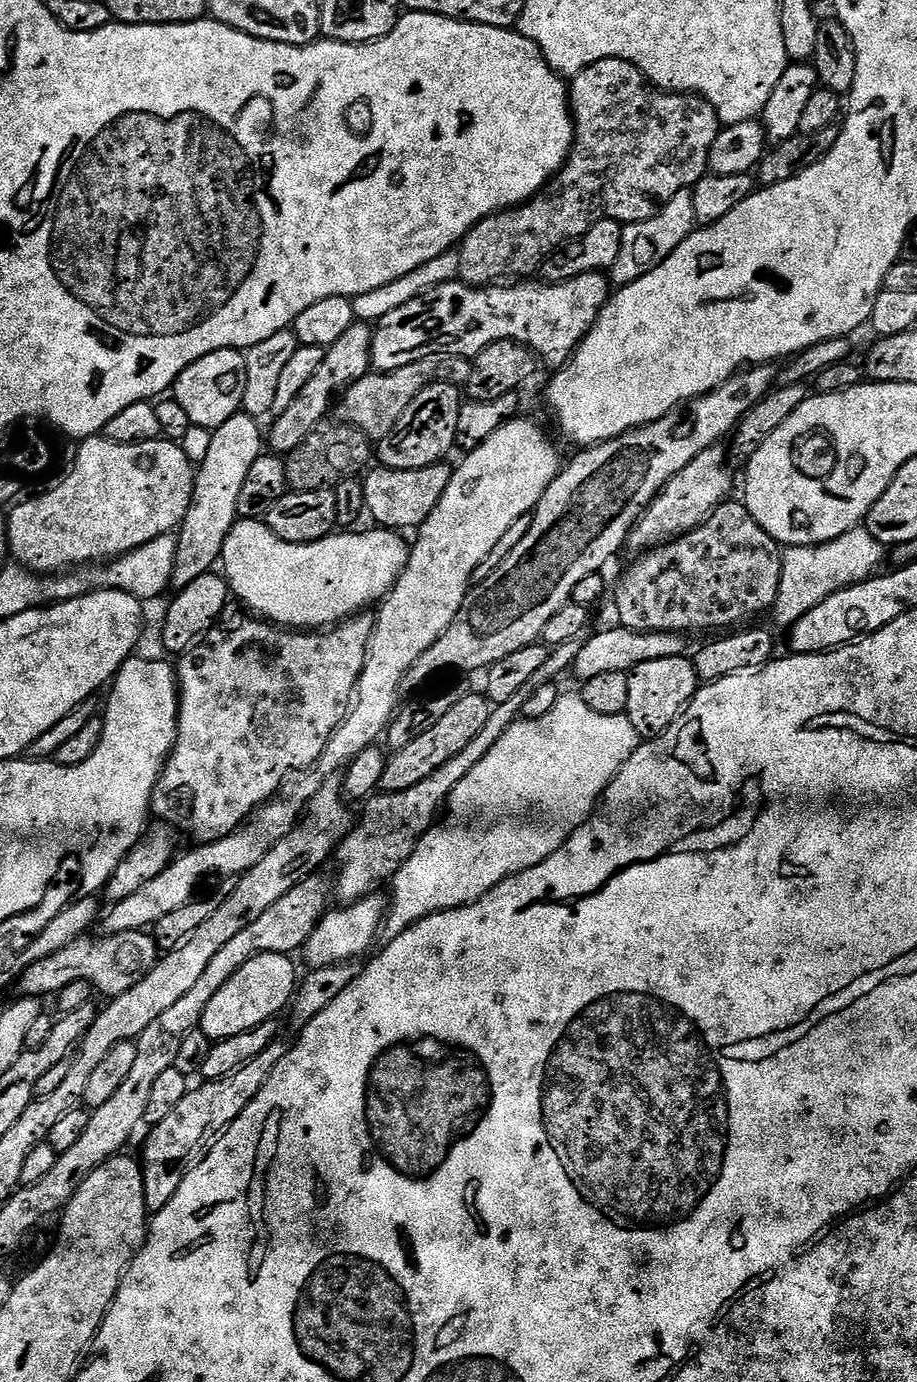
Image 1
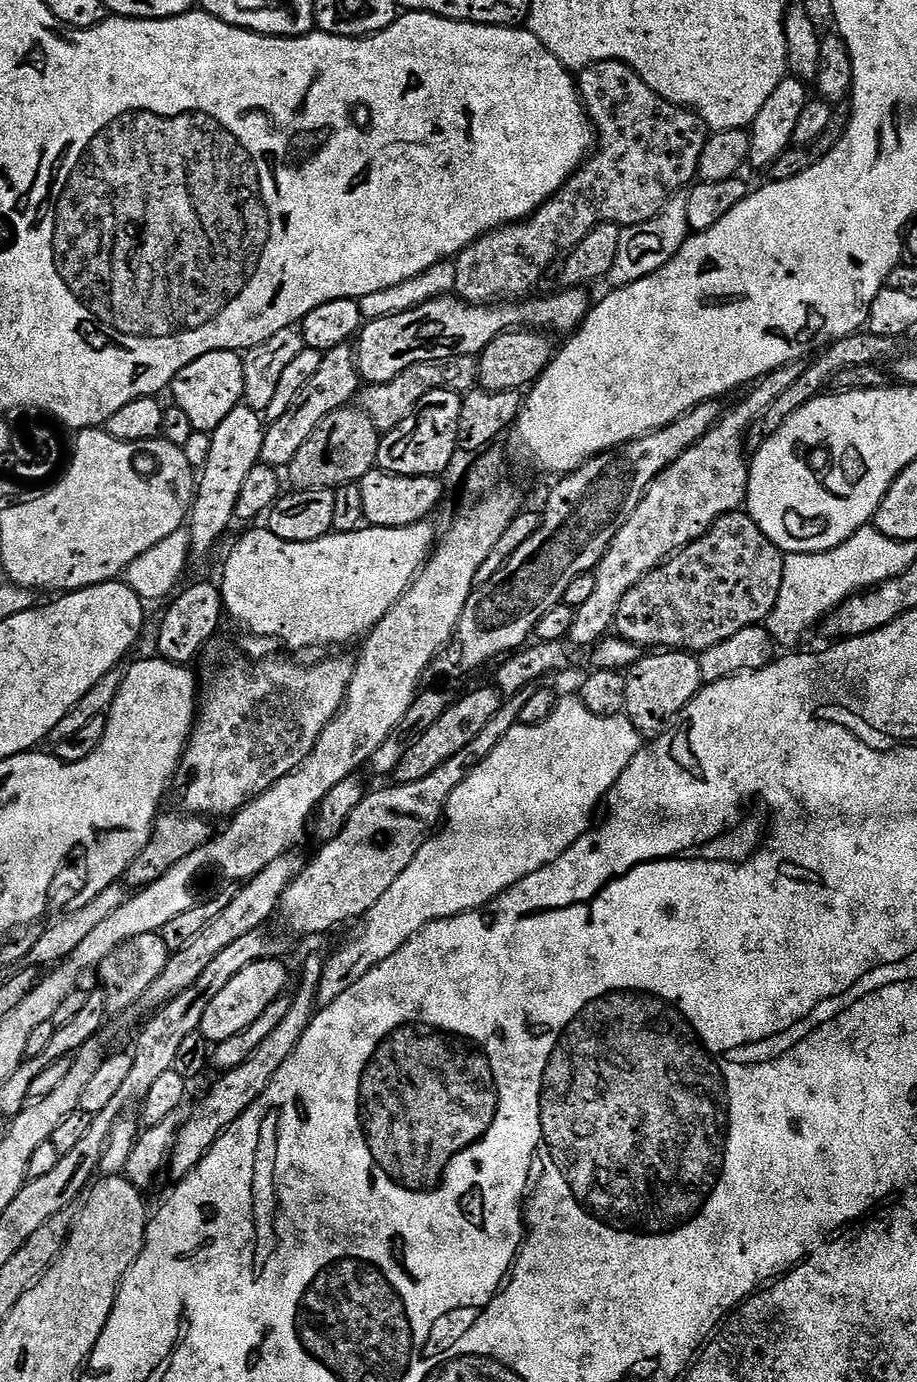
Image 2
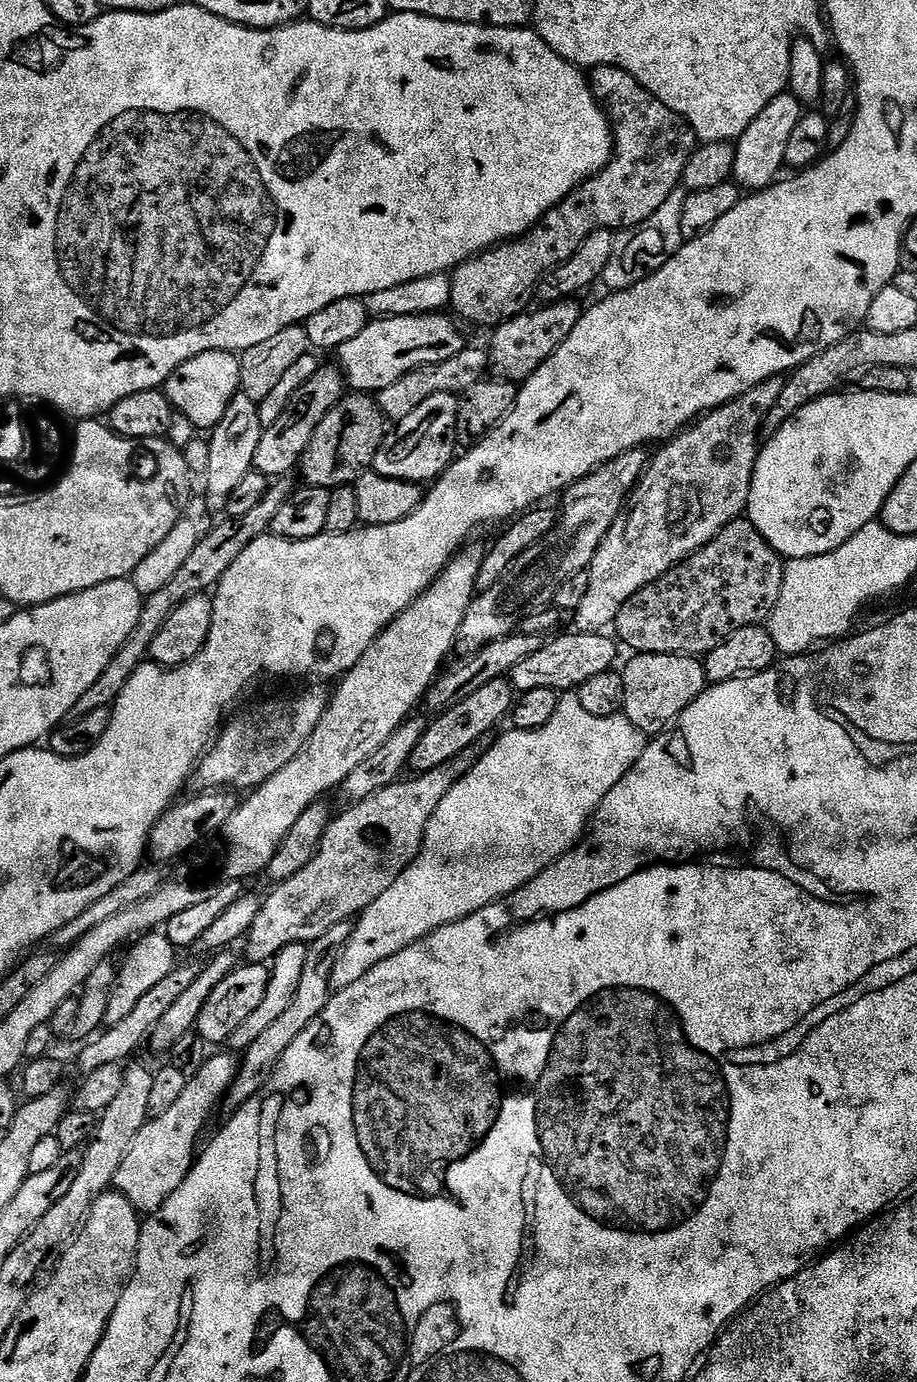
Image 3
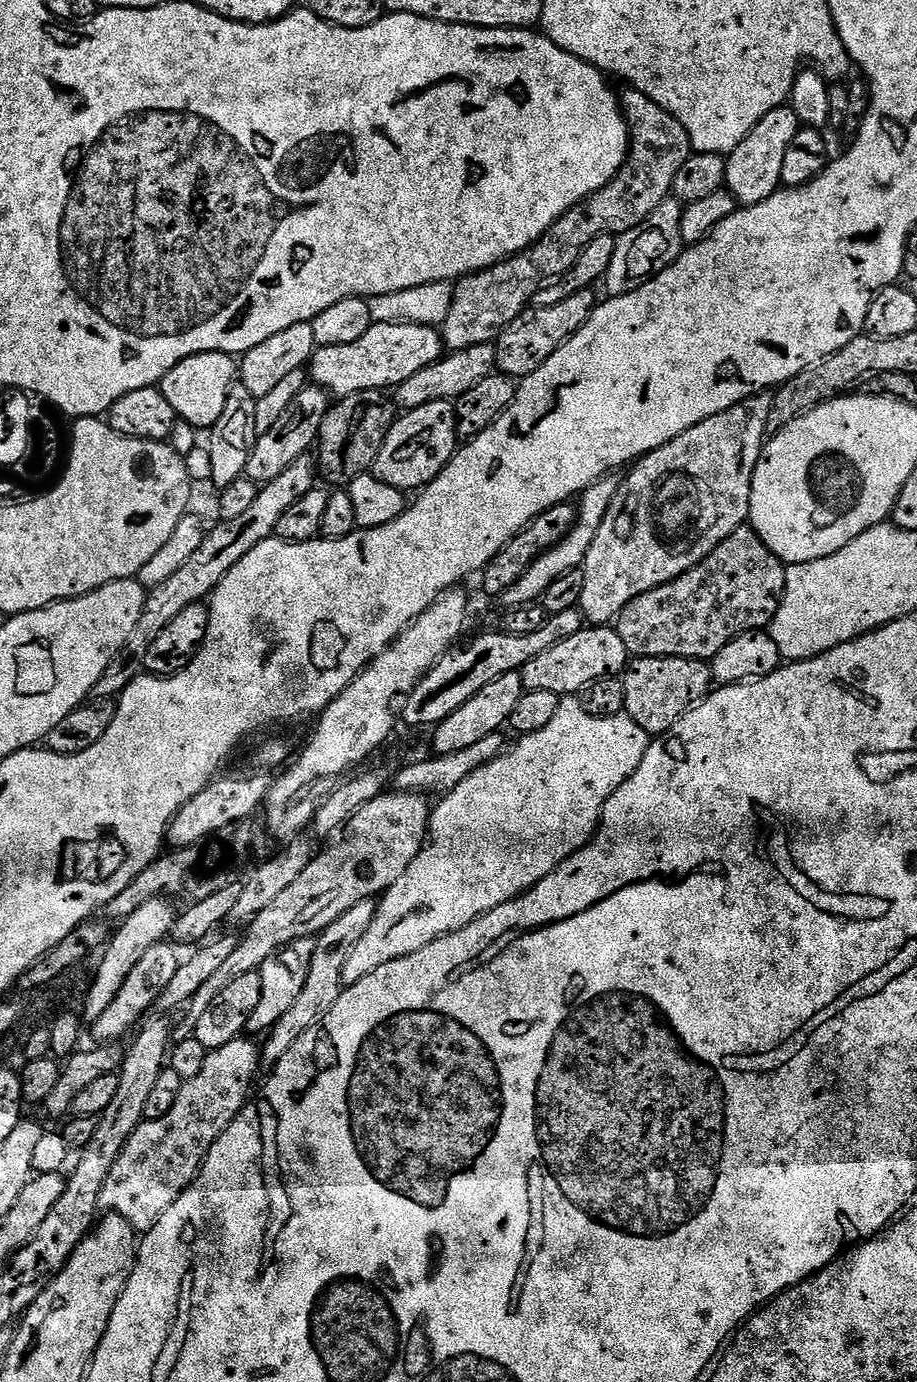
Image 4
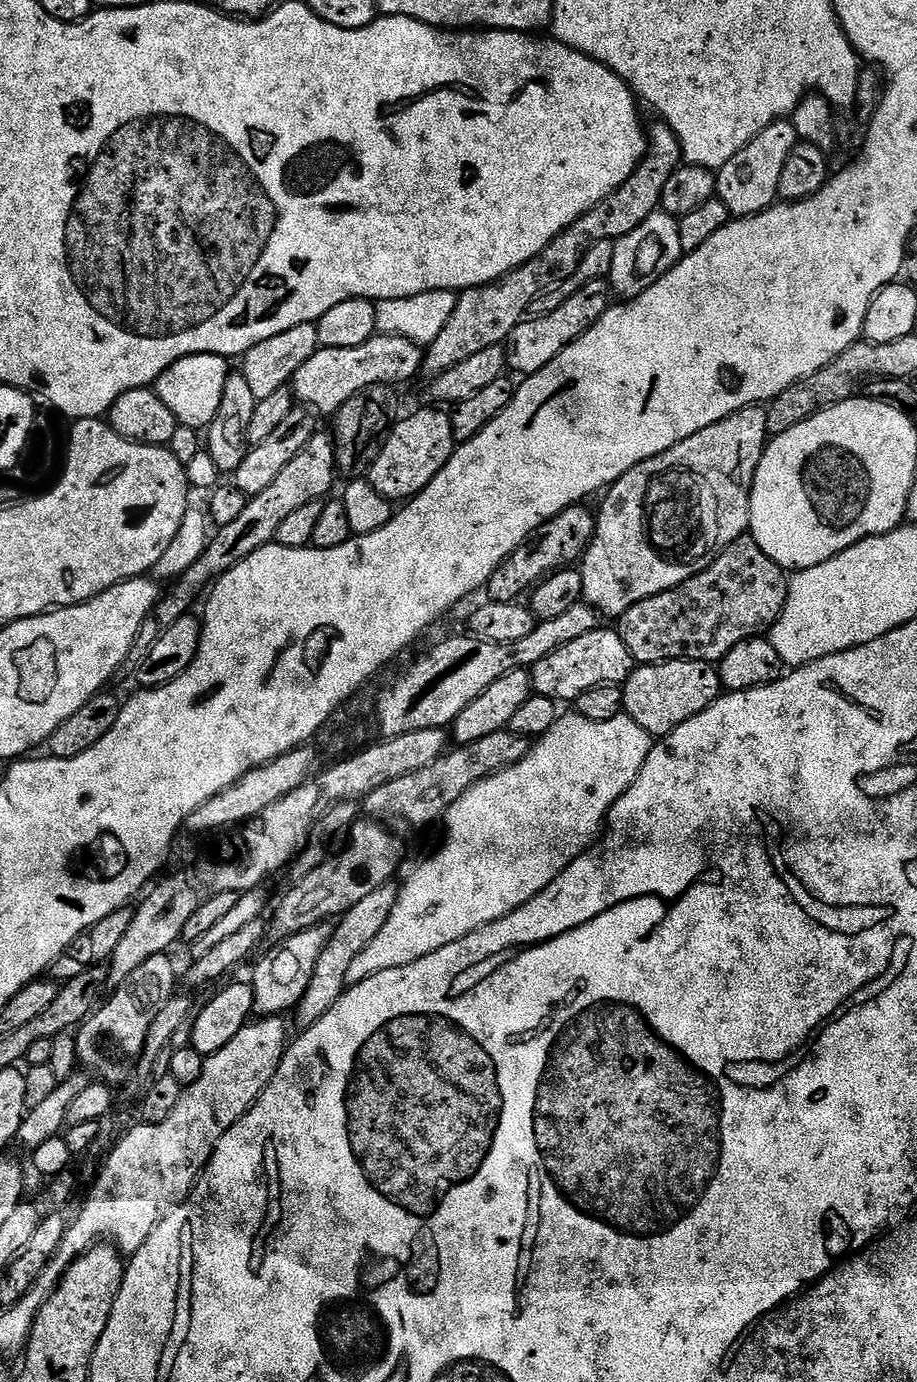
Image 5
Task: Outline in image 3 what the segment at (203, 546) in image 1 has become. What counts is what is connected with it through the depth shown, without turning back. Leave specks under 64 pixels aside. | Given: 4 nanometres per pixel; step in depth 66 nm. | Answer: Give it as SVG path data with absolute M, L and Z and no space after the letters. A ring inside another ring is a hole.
M237 394L226 406L226 414L218 426L211 429L208 445L210 446L210 466L206 466L202 480L208 483L208 504L212 508L227 509L230 494L242 482L246 473L253 471L254 450L258 450L260 441L260 406L243 394Z

